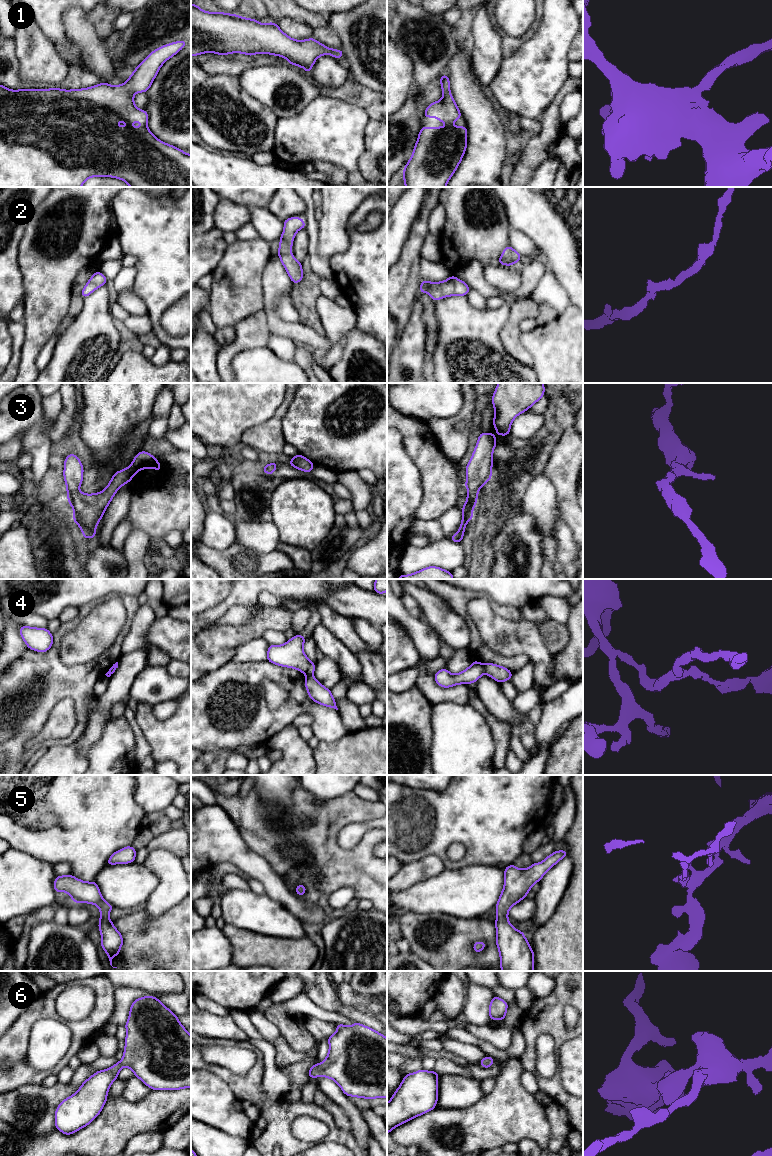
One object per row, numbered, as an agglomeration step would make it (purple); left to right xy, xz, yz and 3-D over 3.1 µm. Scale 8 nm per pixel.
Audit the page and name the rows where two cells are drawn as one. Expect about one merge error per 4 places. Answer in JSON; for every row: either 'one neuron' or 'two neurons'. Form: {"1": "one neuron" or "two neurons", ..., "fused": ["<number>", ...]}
{"1": "one neuron", "2": "one neuron", "3": "one neuron", "4": "two neurons", "5": "one neuron", "6": "one neuron", "fused": ["4"]}

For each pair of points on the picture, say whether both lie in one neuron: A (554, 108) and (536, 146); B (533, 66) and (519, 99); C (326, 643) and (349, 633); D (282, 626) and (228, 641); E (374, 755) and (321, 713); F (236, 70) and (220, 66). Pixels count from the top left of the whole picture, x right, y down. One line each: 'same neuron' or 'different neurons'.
A: same neuron
B: same neuron
C: different neurons
D: same neuron
E: different neurons
F: same neuron

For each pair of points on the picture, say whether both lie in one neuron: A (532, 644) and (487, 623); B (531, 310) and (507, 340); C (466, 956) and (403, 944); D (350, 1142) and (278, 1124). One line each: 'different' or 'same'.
A: same
B: same
C: different
D: same

